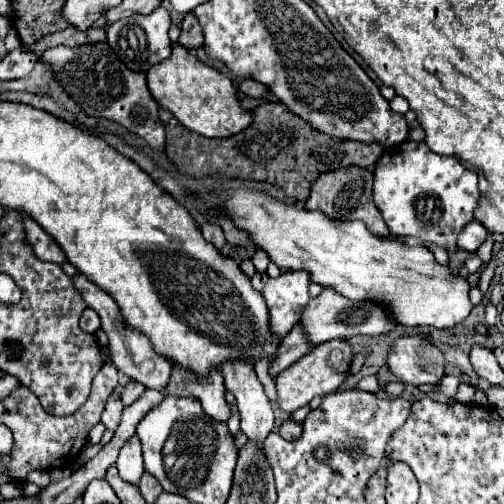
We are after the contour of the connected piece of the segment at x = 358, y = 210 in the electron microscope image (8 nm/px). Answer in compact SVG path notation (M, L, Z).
M345 167L339 171L323 173L311 187L311 195L307 199L307 209L319 209L325 215L329 215L331 219L361 219L367 223L367 227L371 229L373 235L387 237L389 227L383 223L383 217L379 215L379 211L371 199L371 191L373 191L373 173L367 169Z

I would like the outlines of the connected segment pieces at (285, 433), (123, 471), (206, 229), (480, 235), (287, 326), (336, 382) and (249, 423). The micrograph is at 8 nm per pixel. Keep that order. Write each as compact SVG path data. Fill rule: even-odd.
M287 419L281 429L279 429L279 435L285 439L285 441L295 441L303 431L303 423L297 423L293 419Z
M133 435L119 451L117 457L117 469L121 479L137 485L143 475L143 457L141 457L141 443L139 437Z
M205 223L201 225L201 233L203 237L213 243L217 249L221 249L225 245L225 237L223 237L223 229L219 225L213 225L213 223Z
M471 221L467 223L467 227L463 227L463 233L459 233L459 247L465 251L477 251L485 237L487 229L479 221Z
M287 271L277 279L269 279L261 295L269 309L269 325L275 335L285 337L299 323L303 307L309 301L311 275L307 271Z
M333 339L327 343L321 343L319 347L315 347L311 353L307 353L303 359L295 361L295 365L291 365L289 369L285 369L277 379L277 393L279 393L279 407L287 413L293 413L295 409L309 405L309 401L317 395L329 395L333 391L337 391L341 387L341 383L345 383L345 379L349 377L349 369L351 369L351 361L353 361L353 347L349 341L343 339Z
M235 359L235 363L223 363L221 371L227 391L235 395L241 413L241 431L247 435L247 439L263 443L271 433L275 417L253 367Z

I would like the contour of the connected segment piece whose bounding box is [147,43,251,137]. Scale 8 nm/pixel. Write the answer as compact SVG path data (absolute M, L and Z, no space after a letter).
M173 45L173 53L147 73L149 91L155 101L169 109L187 129L205 137L231 137L251 125L251 111L245 111L237 99L231 79L193 57L185 47Z

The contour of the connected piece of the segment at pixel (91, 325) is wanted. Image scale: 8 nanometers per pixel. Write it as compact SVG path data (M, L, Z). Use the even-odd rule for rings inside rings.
M87 307L87 309L83 311L83 315L81 315L79 327L81 327L85 333L95 333L95 331L101 327L101 323L99 323L99 315L97 315L93 309Z

